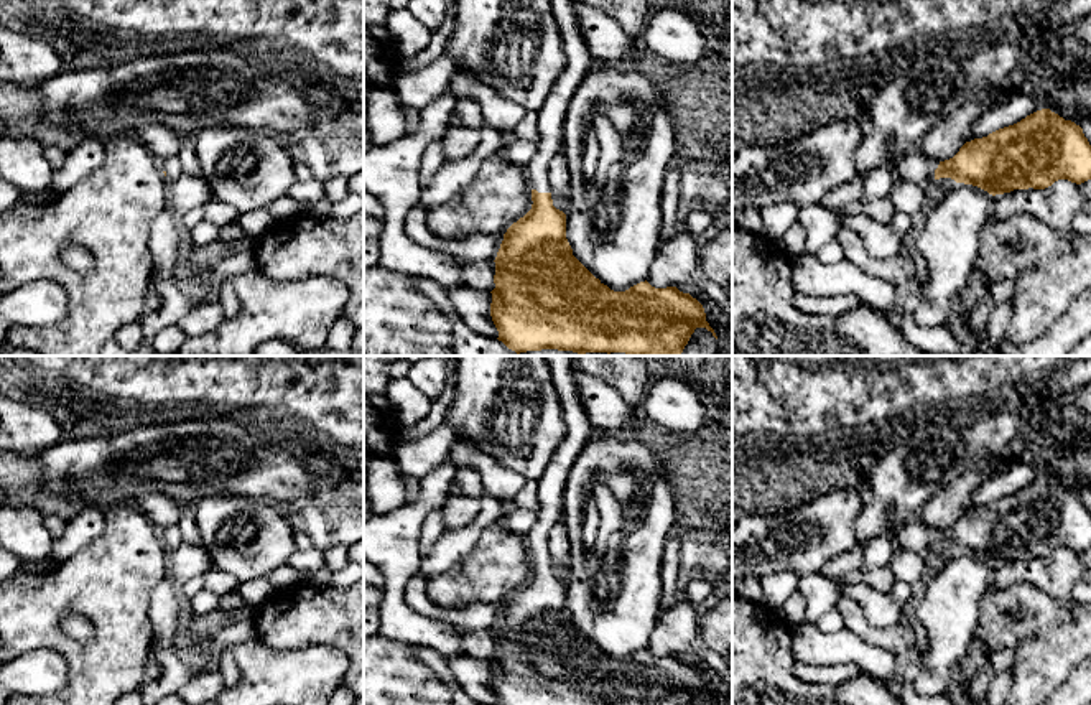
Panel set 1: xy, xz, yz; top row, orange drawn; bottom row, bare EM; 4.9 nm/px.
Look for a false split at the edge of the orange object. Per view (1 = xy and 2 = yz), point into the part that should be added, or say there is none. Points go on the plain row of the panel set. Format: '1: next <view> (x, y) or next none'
1: next xy (171, 534)
2: next yz (915, 536)

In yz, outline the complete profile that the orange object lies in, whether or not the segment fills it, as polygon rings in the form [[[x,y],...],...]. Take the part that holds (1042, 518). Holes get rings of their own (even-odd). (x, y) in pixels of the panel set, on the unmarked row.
[[[1050,478],[966,511],[945,530],[920,519],[897,527],[902,547],[912,552],[930,553],[951,547],[992,565],[1014,558],[1045,558],[1058,549],[1076,553],[1091,549],[1091,514],[1083,497]]]

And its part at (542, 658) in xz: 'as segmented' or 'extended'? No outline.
extended

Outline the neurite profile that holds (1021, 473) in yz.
[[[1033,458],[1019,460],[1012,463],[1007,469],[987,478],[974,491],[968,511],[987,506],[999,497],[1014,494],[1037,479],[1048,478],[1050,473],[1052,469],[1047,461],[1037,461]]]

